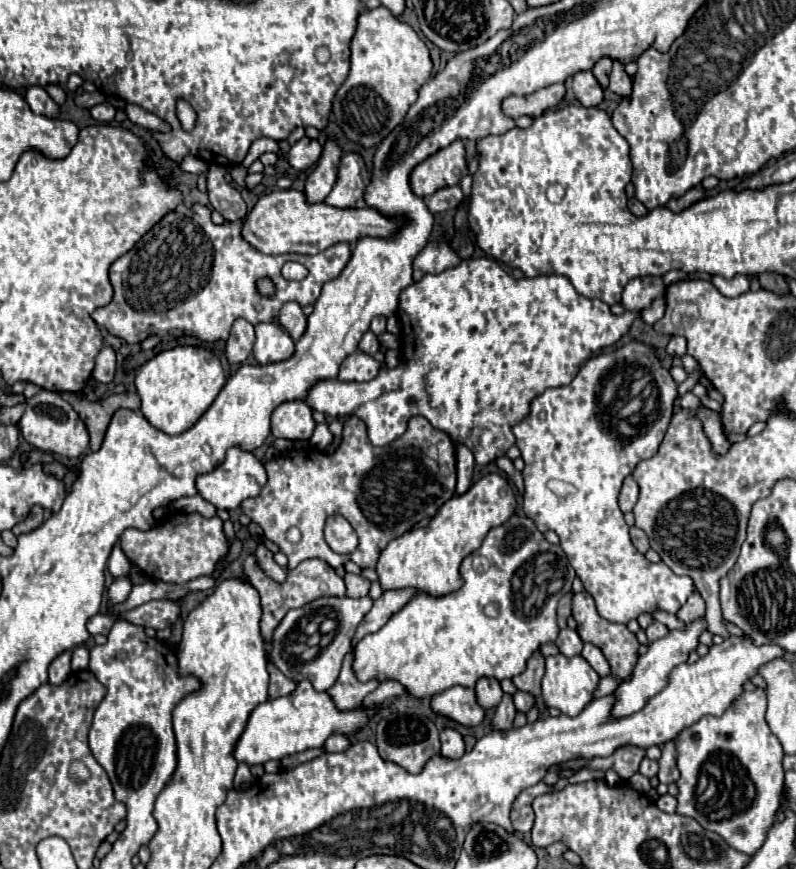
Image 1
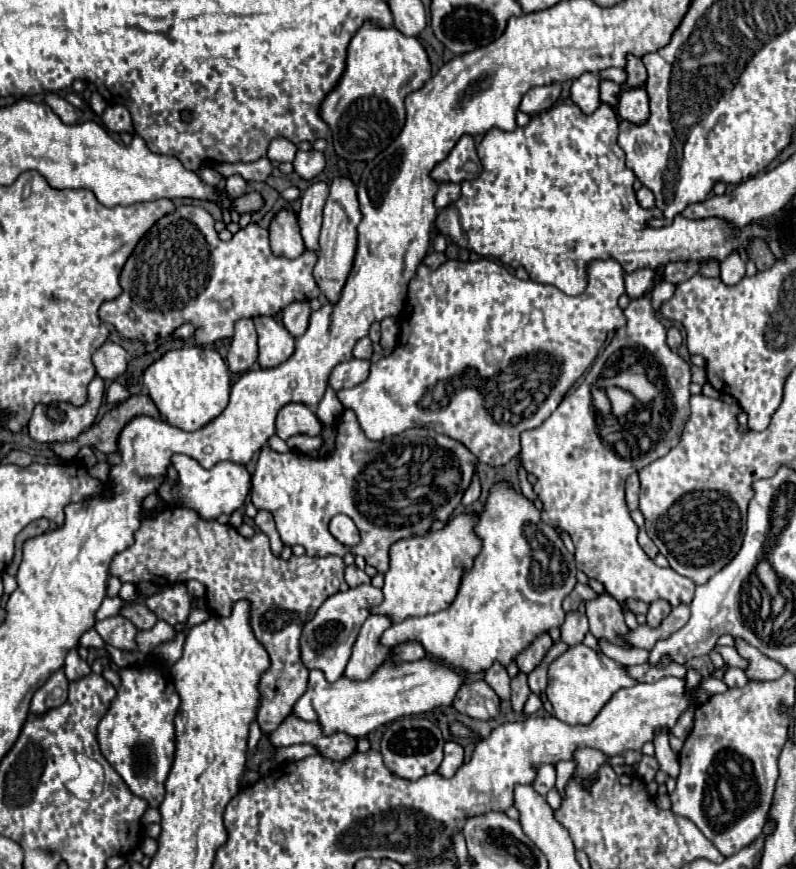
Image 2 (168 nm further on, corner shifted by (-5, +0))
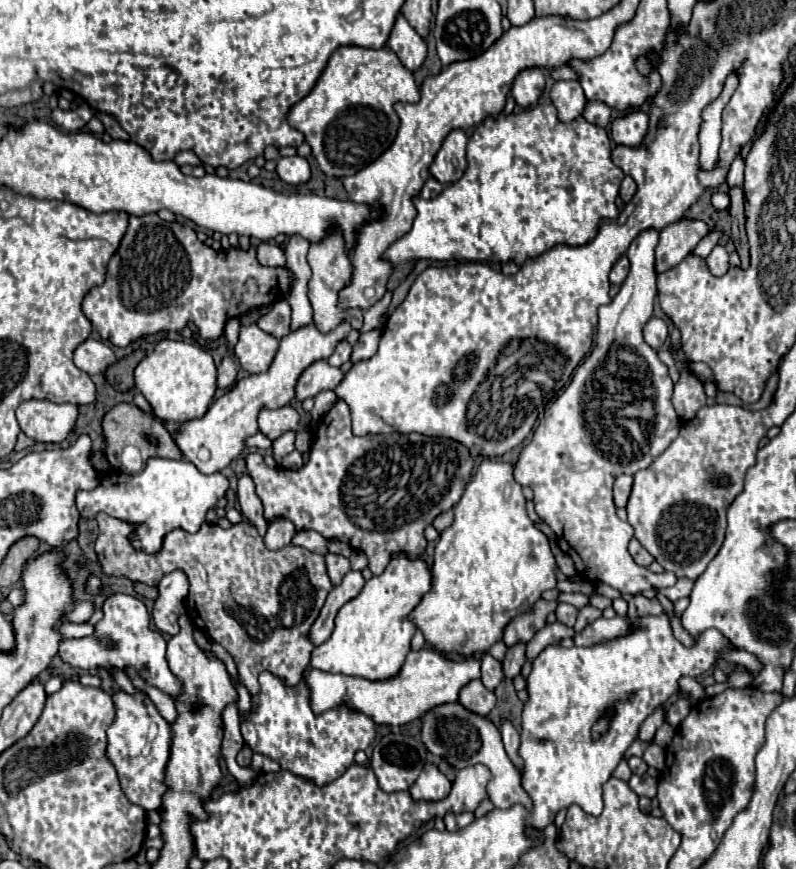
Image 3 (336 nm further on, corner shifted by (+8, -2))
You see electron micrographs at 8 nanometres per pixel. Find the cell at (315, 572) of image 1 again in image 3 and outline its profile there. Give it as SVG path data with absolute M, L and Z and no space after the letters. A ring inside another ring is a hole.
M100 513L96 521L100 527L96 553L106 575L128 577L148 585L158 585L174 569L182 569L188 575L188 617L234 657L238 679L252 695L258 691L260 671L270 671L288 685L296 685L302 679L314 649L310 629L328 593L334 589L322 555L294 543L272 551L264 545L258 531L246 523L232 525L230 529L204 523L194 535L174 529L164 537L162 551L148 555L134 551L128 541L134 525L106 517L106 513Z

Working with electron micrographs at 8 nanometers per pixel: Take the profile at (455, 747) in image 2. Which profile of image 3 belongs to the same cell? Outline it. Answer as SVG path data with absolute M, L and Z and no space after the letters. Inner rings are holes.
M426 765L410 787L410 795L414 801L442 801L448 797L452 785L450 781L438 771L436 765Z

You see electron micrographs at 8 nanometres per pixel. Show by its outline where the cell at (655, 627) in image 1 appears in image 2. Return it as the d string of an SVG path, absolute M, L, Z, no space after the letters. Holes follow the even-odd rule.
M655 601L655 603L651 603L649 605L649 613L647 613L647 625L653 627L653 629L659 627L661 621L669 615L669 611L671 611L671 605L667 601Z

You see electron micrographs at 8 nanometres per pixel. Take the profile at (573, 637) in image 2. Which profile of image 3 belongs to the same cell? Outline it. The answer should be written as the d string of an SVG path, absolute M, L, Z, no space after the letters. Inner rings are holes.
M560 603L558 609L556 609L556 617L558 617L558 621L562 621L562 623L568 625L568 627L574 627L576 613L578 613L578 609L576 609L574 605L568 605L568 603Z

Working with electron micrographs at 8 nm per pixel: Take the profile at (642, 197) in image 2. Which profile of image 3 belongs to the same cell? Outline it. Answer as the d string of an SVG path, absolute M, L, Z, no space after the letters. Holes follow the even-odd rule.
M624 177L622 185L620 185L620 199L626 203L626 201L630 201L630 197L634 197L634 193L636 193L634 179L632 177Z

